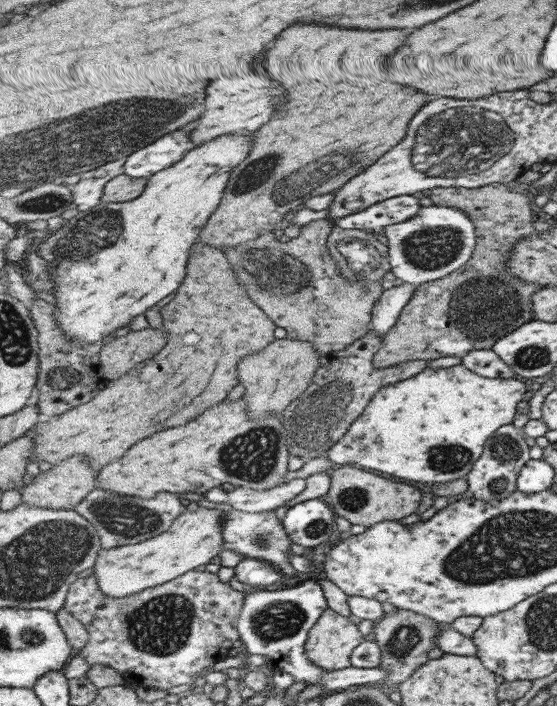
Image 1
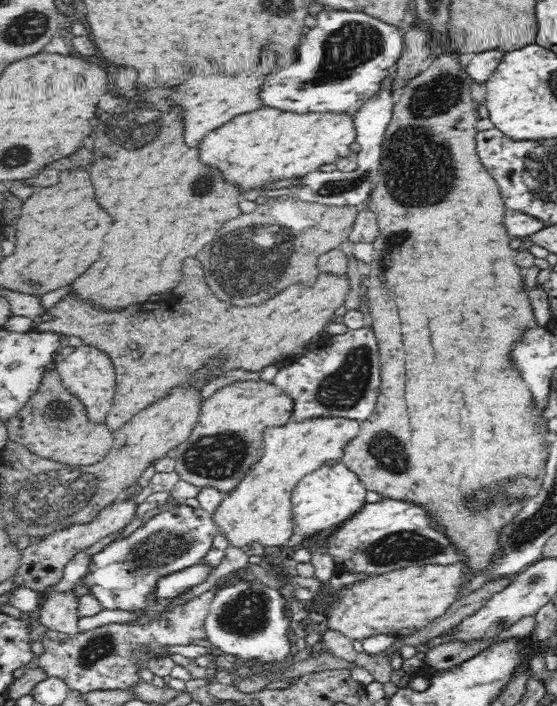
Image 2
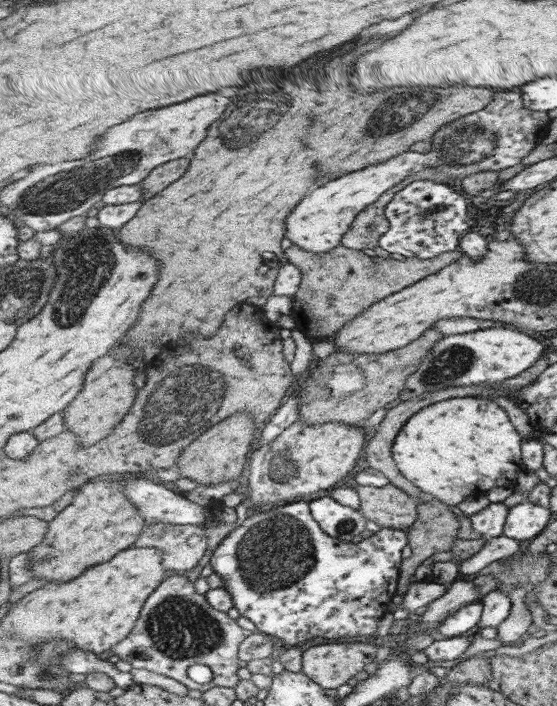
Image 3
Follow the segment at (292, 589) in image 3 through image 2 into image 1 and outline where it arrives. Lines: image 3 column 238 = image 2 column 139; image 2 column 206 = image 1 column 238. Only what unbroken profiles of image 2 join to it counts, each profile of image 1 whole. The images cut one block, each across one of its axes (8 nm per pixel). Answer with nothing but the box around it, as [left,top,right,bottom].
[224,509,297,575]

